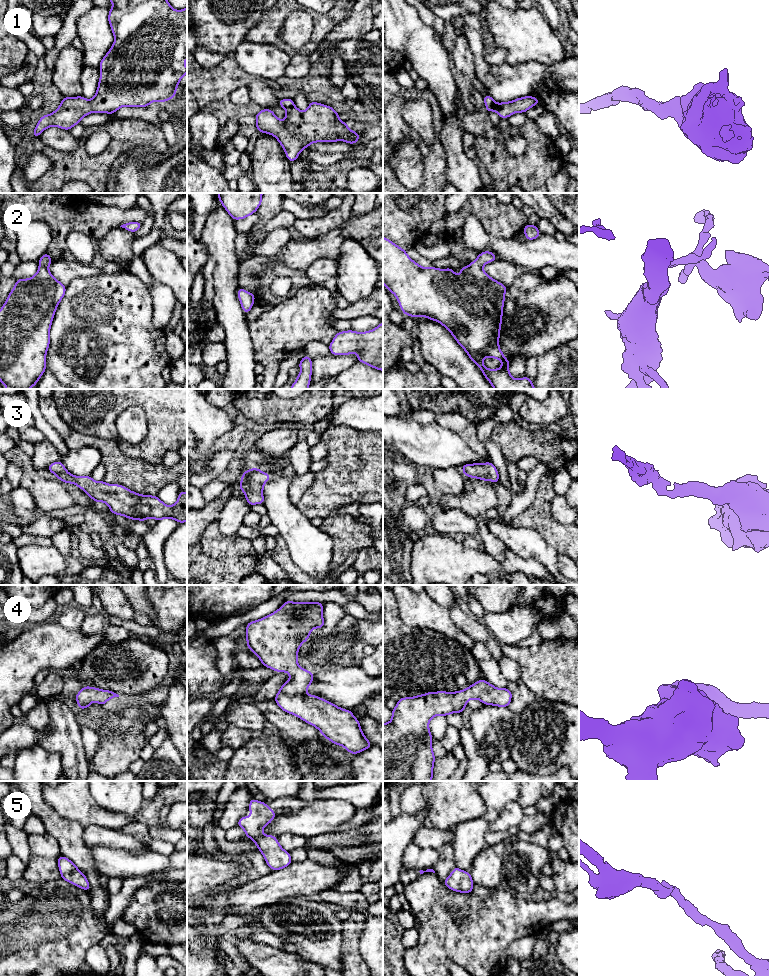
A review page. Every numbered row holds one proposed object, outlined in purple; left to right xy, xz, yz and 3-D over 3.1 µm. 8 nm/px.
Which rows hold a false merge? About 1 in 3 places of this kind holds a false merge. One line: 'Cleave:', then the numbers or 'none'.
Cleave: none

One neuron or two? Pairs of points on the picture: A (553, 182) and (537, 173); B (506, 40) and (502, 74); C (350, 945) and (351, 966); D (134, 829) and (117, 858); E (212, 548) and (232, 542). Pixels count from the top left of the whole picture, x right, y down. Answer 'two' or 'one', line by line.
A: two
B: two
C: one
D: two
E: one

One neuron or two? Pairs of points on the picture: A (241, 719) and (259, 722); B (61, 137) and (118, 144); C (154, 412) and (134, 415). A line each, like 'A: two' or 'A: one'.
A: one
B: two
C: two

